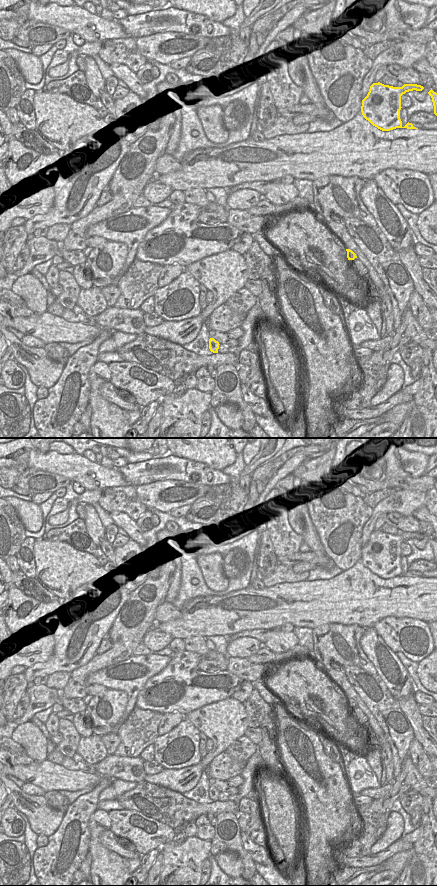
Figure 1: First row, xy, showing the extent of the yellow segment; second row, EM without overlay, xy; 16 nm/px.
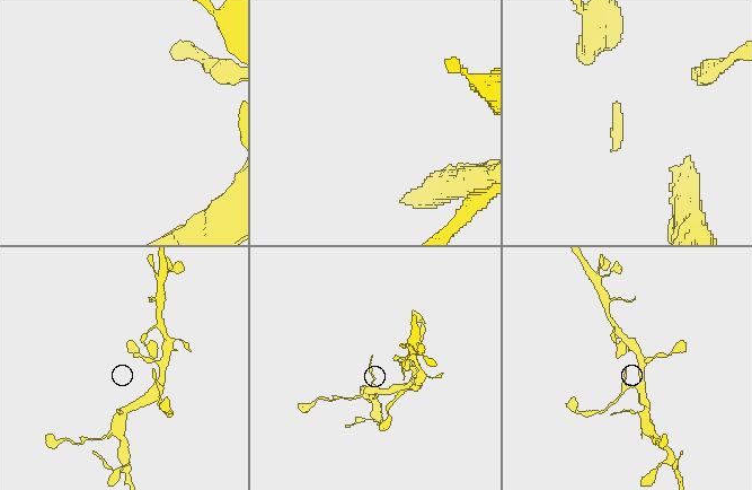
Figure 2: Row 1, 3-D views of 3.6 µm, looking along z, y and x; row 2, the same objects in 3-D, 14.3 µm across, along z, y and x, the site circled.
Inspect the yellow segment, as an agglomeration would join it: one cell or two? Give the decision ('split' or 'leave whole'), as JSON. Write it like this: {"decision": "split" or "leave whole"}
{"decision": "split"}

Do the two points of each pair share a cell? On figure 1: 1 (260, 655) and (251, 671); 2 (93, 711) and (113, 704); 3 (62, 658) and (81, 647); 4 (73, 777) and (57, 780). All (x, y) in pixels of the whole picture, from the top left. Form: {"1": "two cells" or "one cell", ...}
{"1": "two cells", "2": "one cell", "3": "one cell", "4": "one cell"}

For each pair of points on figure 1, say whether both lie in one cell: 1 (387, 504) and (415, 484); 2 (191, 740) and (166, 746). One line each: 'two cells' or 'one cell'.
1: two cells
2: one cell

